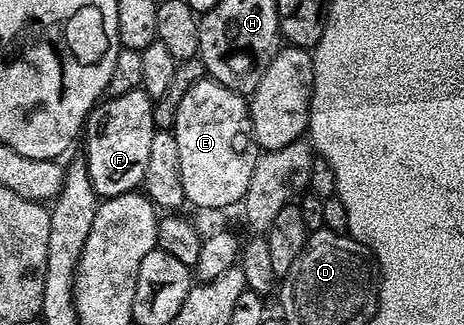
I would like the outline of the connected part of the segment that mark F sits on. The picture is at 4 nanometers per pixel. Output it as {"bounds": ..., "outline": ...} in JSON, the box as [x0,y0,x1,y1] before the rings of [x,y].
{"bounds":[82,88,157,199],"outline":[[[141,88],[126,92],[126,96],[101,101],[88,115],[82,131],[82,157],[88,164],[92,186],[101,199],[135,191],[143,183],[146,160],[150,160],[150,140],[154,140],[157,132],[153,105],[153,99]]]}

